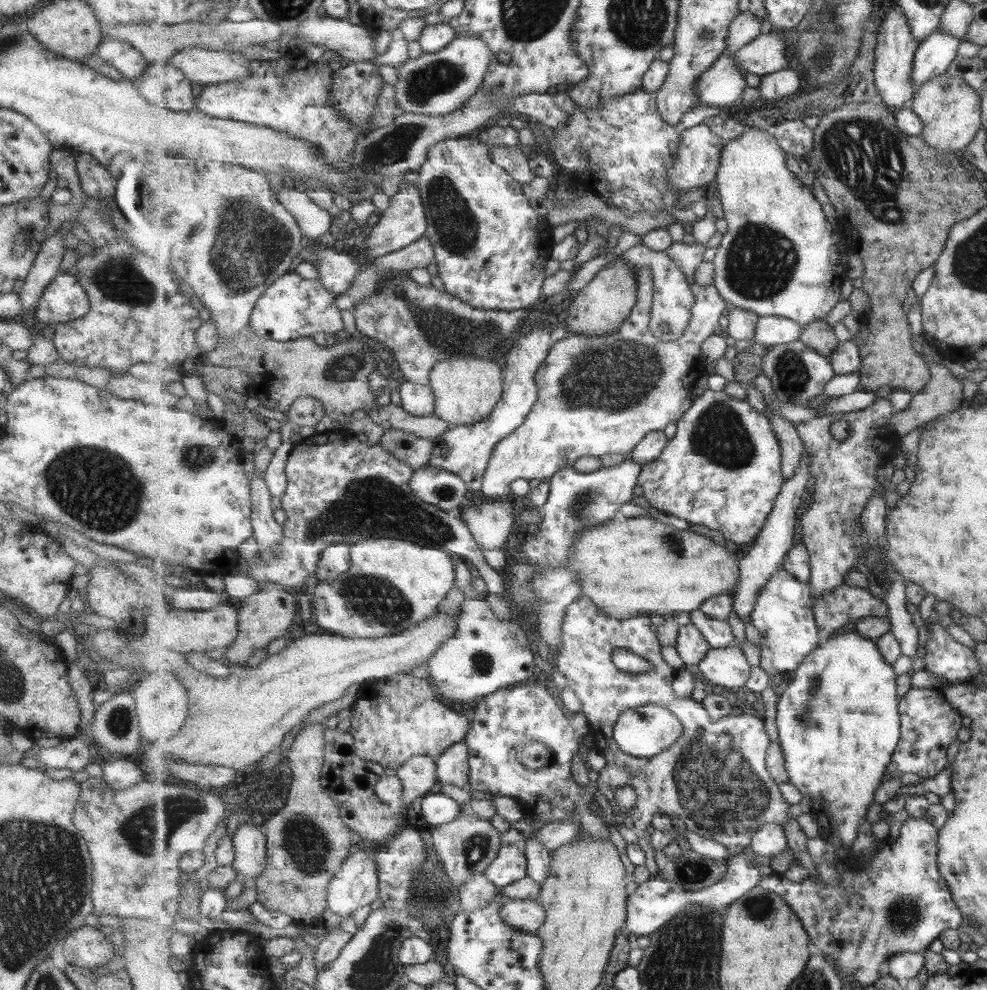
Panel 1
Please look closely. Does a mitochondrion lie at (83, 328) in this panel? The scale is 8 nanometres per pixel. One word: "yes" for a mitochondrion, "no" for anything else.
no

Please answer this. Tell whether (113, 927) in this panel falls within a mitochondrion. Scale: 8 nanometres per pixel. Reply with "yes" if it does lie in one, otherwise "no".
no

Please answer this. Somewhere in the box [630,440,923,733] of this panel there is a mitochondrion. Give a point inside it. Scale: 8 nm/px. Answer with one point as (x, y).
(814, 686)

